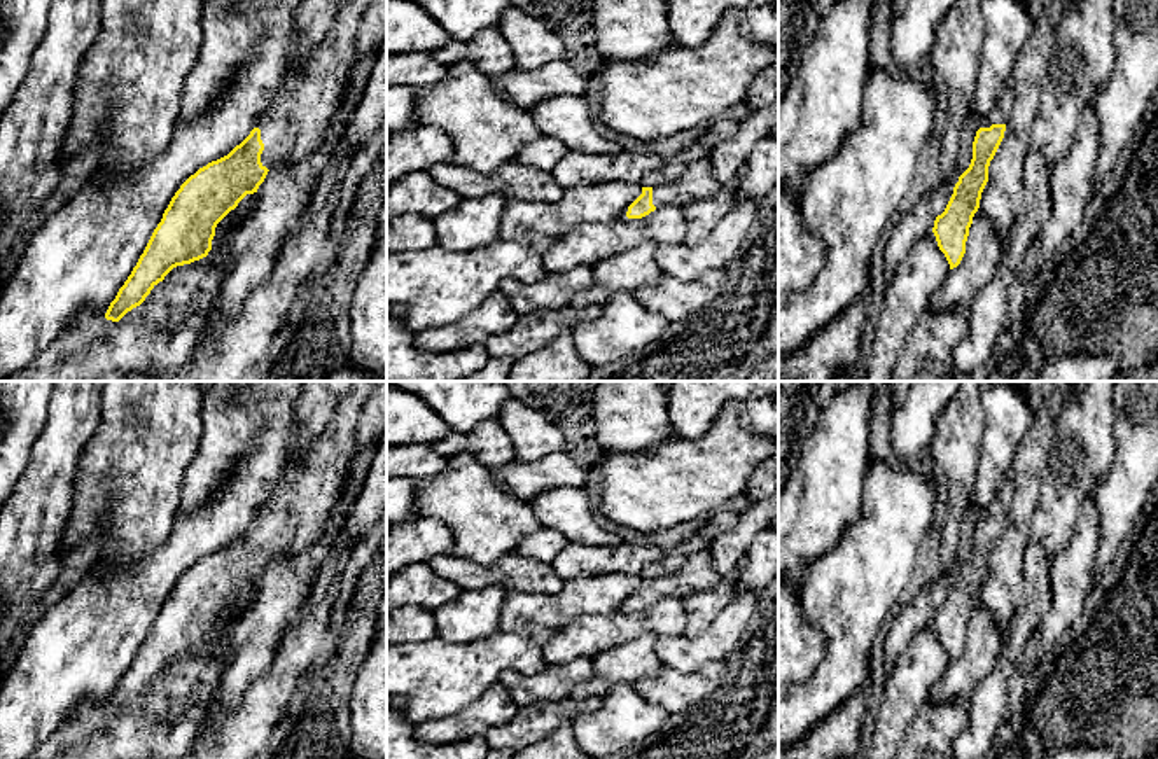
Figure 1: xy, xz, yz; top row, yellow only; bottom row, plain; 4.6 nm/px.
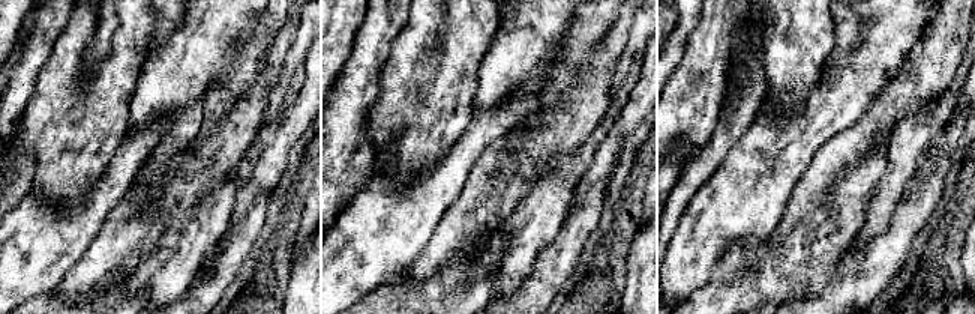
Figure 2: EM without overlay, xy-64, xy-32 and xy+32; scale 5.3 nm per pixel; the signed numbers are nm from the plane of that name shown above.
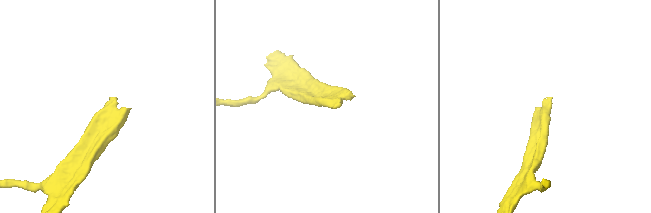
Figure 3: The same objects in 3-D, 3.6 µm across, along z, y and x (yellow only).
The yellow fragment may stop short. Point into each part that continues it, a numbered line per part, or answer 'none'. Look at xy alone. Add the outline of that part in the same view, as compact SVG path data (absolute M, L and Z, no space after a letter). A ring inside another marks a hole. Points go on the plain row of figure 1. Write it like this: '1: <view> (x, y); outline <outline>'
1: xy (292, 518); outline M353 381L341 393L334 414L306 455L285 465L283 474L255 519L268 561L310 549L345 490L357 456L357 428L364 404L376 381Z

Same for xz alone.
1: xz (697, 574); outline M693 553L687 561L675 572L652 579L652 596L689 596L708 591L722 581L722 575L714 568L710 553Z

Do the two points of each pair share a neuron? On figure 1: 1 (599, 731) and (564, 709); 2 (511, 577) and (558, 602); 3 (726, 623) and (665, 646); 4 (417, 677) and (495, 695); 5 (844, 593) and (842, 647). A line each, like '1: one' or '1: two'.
1: two
2: two
3: one
4: two
5: one

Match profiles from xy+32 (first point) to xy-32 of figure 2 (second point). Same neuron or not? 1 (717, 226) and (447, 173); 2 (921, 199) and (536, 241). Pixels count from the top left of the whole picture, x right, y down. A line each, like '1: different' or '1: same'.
1: same
2: different

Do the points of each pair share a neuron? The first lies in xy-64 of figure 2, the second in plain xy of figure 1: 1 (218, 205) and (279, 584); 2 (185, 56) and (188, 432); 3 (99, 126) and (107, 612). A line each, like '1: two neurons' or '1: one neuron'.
1: one neuron
2: two neurons
3: two neurons

